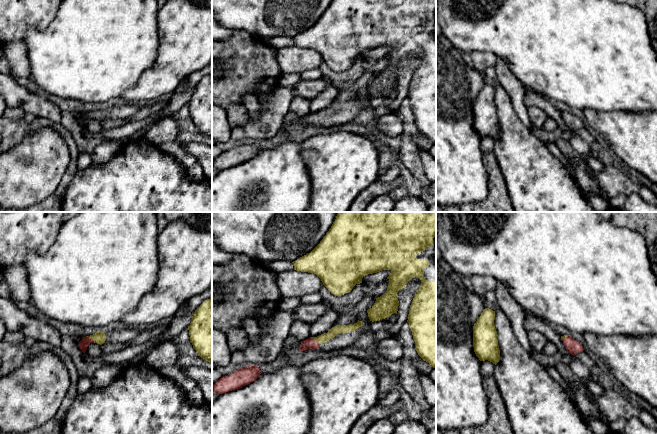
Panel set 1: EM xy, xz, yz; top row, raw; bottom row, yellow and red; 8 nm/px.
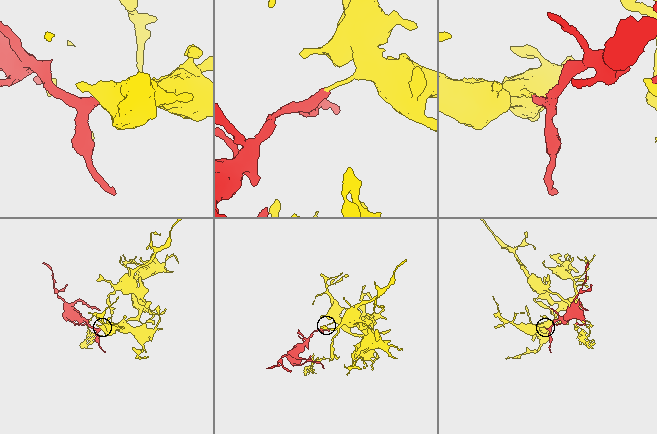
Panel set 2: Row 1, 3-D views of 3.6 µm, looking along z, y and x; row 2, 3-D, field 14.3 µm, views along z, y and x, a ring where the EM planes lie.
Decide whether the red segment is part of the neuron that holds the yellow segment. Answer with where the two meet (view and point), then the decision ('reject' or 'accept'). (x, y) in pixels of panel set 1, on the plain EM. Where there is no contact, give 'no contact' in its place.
xz (315, 114) | accept

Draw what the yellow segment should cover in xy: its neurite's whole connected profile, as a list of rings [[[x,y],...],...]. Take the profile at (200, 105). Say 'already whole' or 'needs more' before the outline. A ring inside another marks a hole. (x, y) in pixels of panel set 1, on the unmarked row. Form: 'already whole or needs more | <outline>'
already whole | [[[212,74],[195,86],[188,106],[198,132],[212,139]]]

